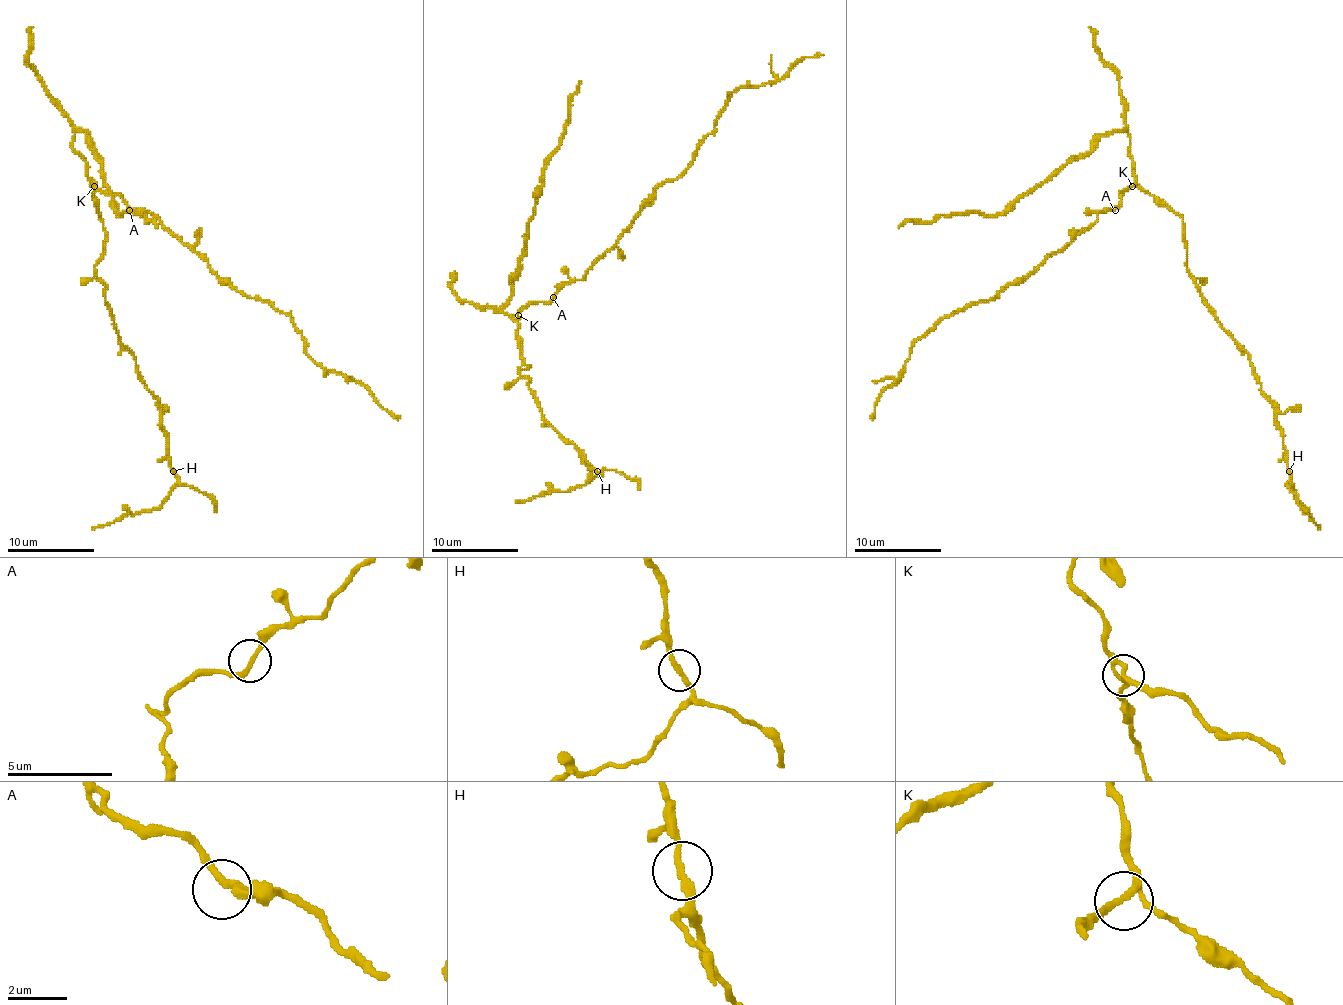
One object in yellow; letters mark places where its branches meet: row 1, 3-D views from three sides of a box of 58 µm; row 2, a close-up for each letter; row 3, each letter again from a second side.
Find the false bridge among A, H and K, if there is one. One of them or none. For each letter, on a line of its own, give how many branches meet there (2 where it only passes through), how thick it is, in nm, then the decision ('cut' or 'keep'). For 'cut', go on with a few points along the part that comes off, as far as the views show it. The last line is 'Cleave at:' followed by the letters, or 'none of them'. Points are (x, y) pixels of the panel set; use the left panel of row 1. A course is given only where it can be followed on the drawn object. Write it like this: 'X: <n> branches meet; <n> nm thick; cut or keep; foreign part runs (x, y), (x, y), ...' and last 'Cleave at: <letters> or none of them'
A: 2 branches meet; 240 nm thick; keep
H: 2 branches meet; 240 nm thick; keep
K: 2 branches meet; 240 nm thick; keep
Cleave at: none of them

